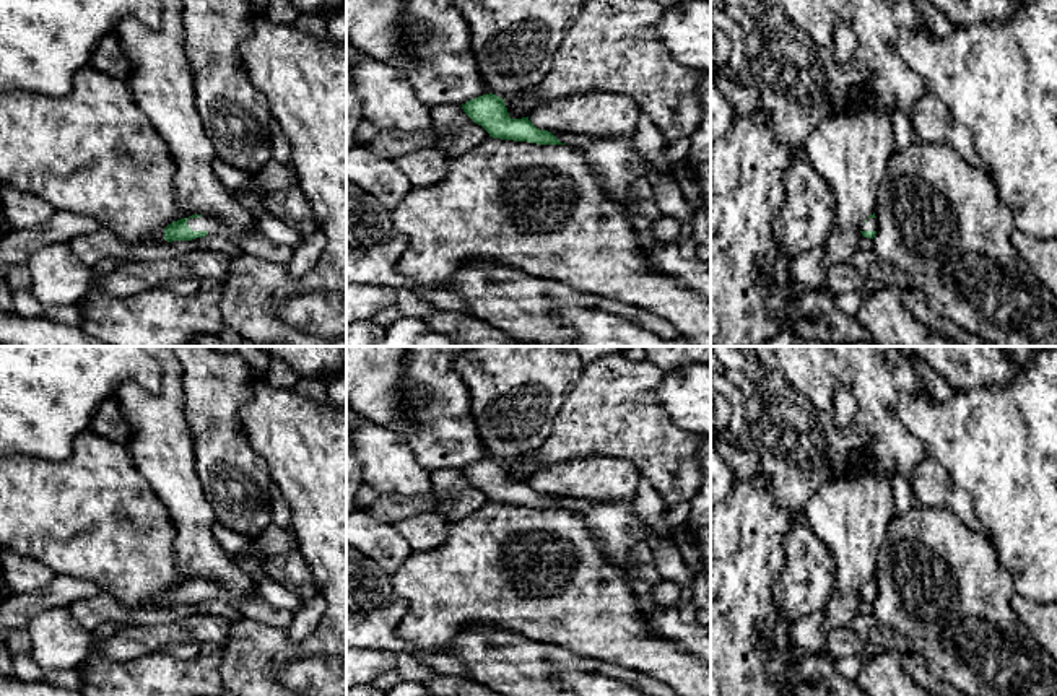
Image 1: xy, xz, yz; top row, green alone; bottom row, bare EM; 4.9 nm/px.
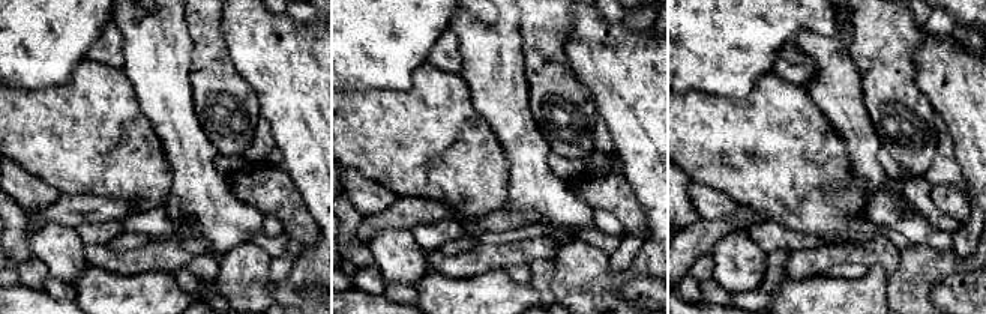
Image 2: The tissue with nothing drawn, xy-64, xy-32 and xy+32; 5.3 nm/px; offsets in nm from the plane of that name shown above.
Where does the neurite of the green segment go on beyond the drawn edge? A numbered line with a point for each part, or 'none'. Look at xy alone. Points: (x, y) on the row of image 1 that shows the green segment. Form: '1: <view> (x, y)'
1: xy (256, 244)

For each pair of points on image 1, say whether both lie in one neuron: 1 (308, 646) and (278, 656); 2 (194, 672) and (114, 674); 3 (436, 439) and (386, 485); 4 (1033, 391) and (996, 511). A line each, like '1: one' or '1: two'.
1: one
2: one
3: two
4: one

